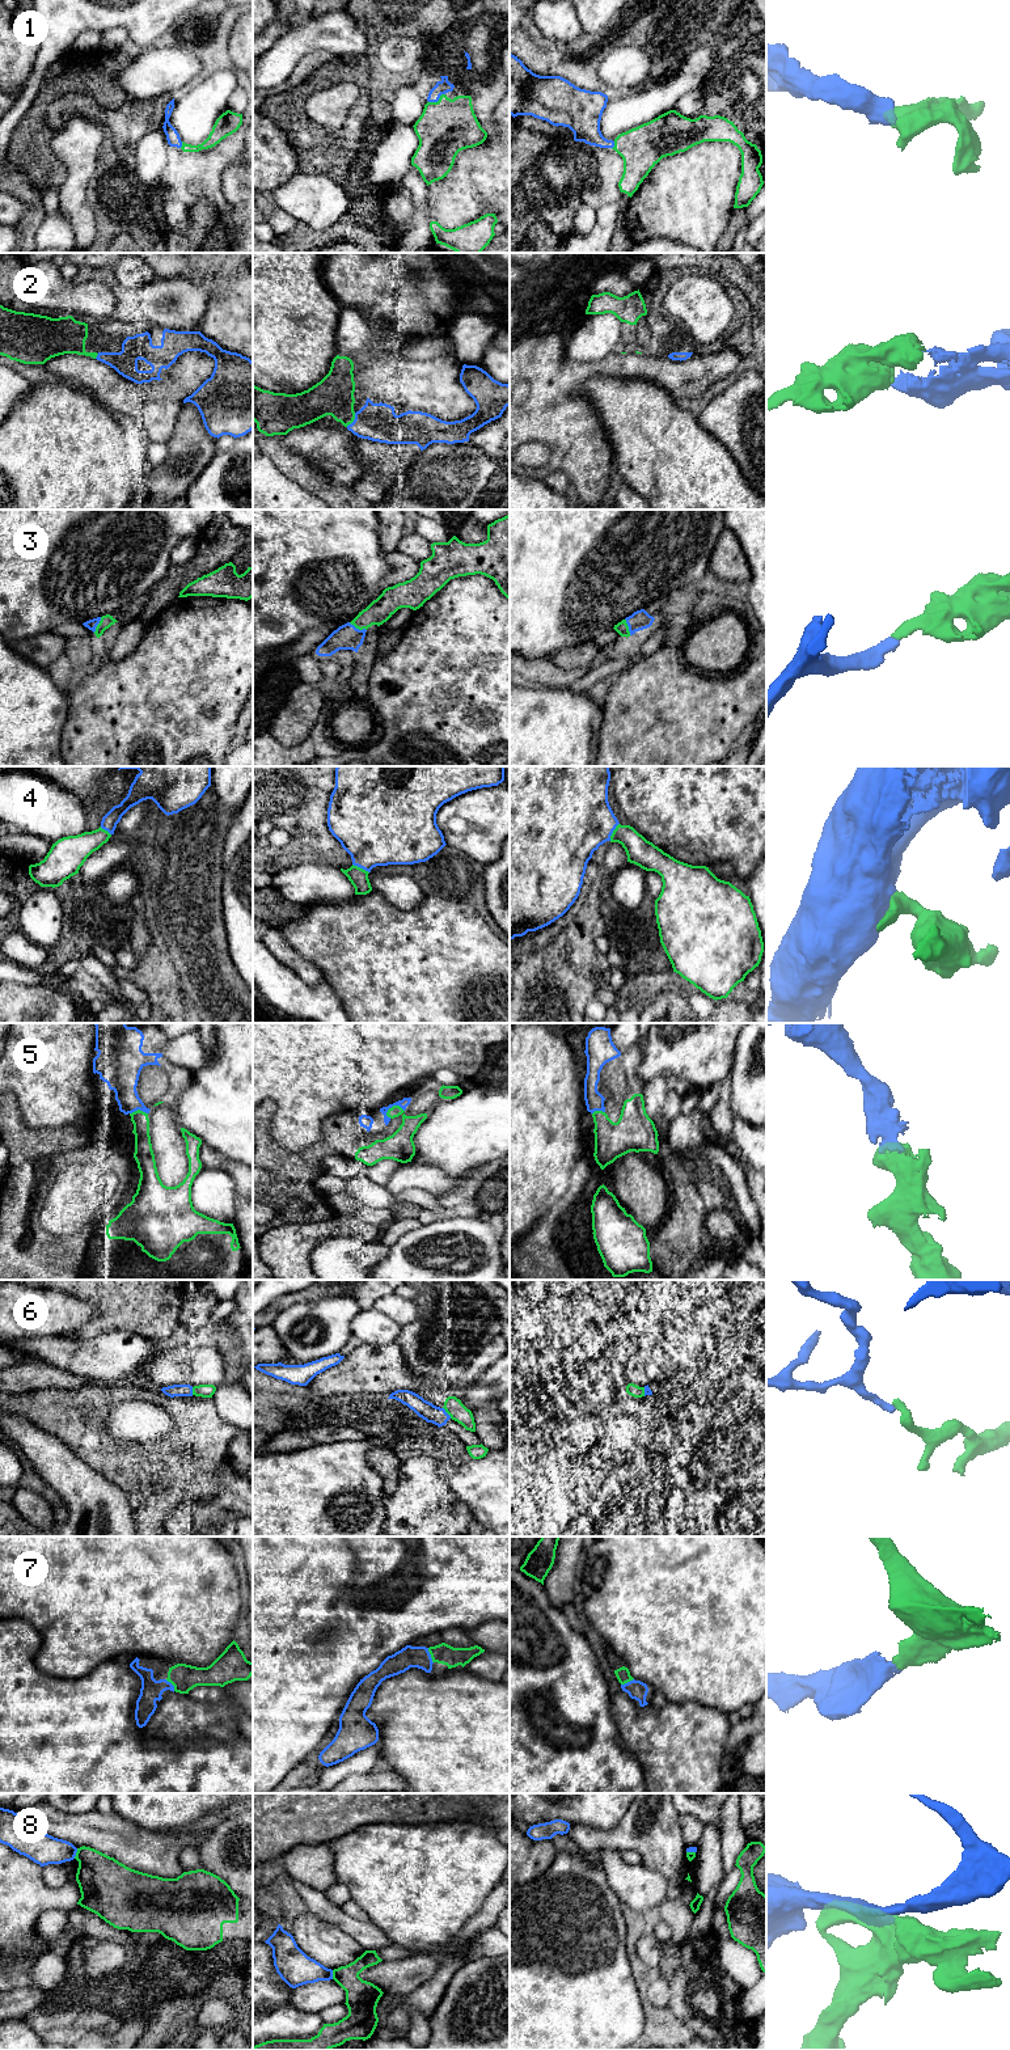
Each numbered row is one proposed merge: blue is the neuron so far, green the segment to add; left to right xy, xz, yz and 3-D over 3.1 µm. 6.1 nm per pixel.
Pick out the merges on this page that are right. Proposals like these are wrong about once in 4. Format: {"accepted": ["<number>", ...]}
{"accepted": ["1", "2", "3", "4", "5", "7"]}

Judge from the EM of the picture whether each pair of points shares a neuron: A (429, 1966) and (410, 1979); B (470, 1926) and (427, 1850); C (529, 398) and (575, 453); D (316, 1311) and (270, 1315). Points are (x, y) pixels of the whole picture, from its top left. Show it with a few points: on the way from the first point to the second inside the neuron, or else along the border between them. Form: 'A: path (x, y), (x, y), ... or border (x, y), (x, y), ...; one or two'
A: path (425, 1966), (414, 1975); one
B: border (486, 1897), (482, 1906), (463, 1928), (446, 1943); two
C: path (542, 411), (571, 440); one
D: border (308, 1302), (296, 1302), (286, 1307), (270, 1324); two

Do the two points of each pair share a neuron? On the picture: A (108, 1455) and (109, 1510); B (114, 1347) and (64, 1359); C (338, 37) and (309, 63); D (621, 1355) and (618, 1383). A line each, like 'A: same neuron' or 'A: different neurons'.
A: different neurons
B: same neuron
C: different neurons
D: same neuron

